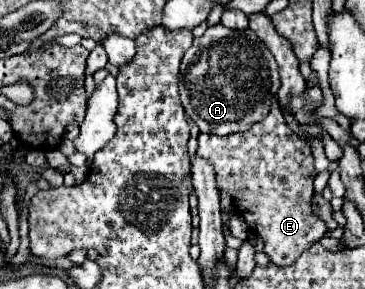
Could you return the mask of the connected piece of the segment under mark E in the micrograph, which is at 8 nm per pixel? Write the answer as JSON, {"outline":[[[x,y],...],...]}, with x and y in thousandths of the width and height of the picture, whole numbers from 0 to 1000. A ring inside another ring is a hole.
{"outline":[[[756,343],[745,349],[740,391],[674,460],[625,474],[548,460],[542,536],[581,557],[597,654],[630,668],[647,730],[674,758],[685,792],[723,827],[723,875],[745,910],[795,917],[827,869],[888,820],[893,772],[871,758],[849,716],[866,612],[849,509],[784,433]]]}

